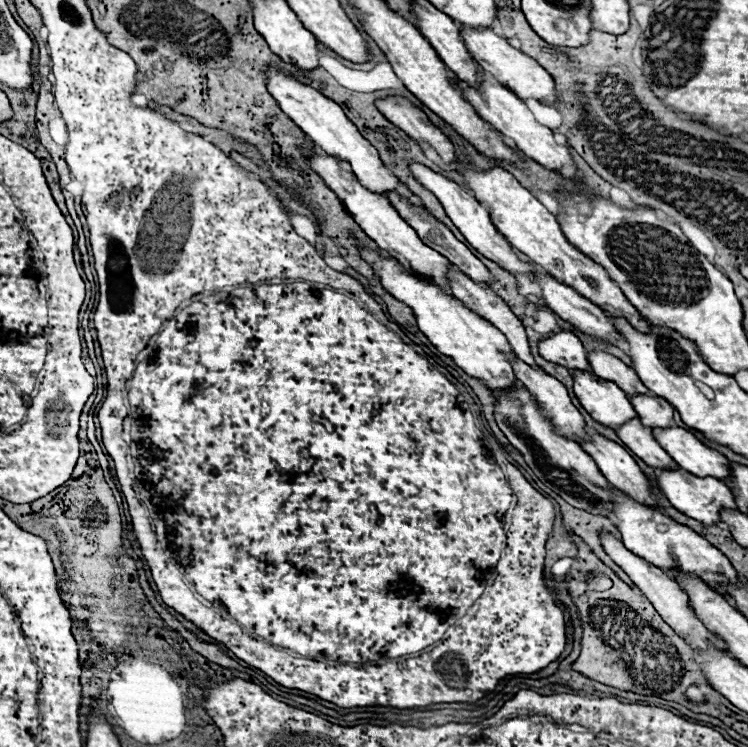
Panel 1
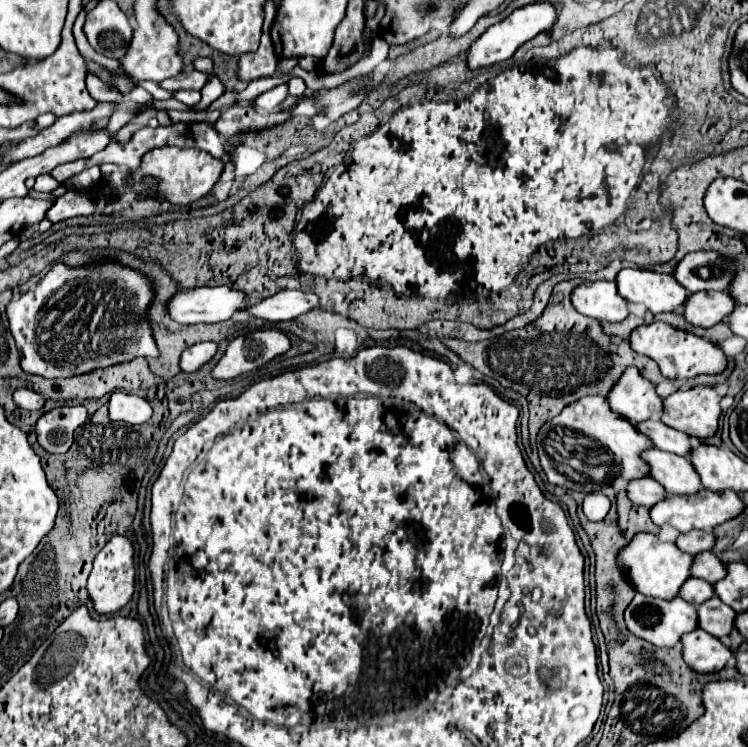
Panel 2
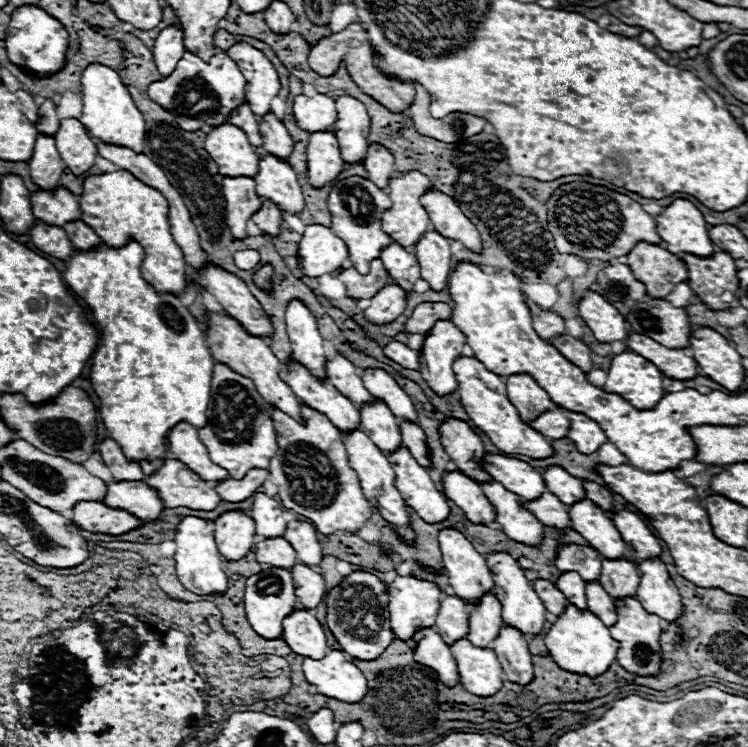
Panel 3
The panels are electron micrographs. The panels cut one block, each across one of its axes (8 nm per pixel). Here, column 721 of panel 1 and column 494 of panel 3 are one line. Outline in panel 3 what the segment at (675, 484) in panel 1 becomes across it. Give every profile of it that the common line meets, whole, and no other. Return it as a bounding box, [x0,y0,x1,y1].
[482,482,544,544]

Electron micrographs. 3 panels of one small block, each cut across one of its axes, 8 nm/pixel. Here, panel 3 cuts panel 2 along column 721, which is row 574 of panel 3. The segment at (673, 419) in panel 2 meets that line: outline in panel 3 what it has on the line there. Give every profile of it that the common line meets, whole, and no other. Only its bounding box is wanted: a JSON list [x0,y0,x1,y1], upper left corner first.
[388,574,444,640]

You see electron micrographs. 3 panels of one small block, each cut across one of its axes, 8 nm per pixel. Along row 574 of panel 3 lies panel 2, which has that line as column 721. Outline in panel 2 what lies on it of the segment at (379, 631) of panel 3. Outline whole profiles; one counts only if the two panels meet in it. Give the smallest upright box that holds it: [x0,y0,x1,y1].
[630,322,728,378]

